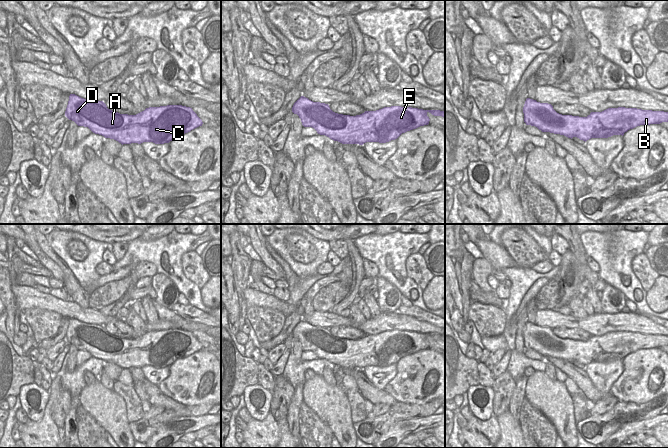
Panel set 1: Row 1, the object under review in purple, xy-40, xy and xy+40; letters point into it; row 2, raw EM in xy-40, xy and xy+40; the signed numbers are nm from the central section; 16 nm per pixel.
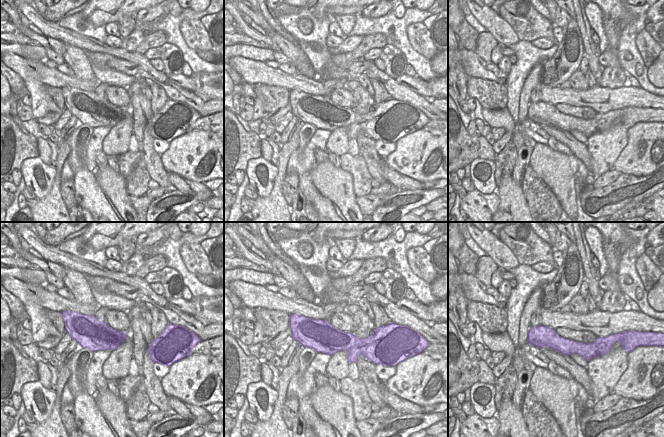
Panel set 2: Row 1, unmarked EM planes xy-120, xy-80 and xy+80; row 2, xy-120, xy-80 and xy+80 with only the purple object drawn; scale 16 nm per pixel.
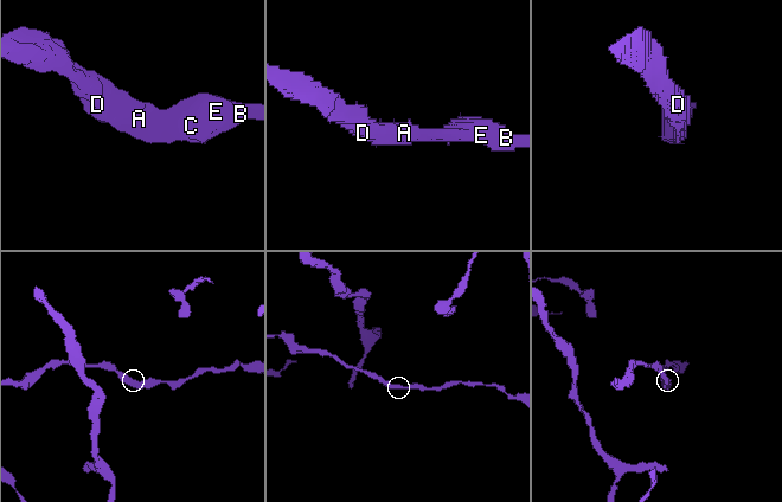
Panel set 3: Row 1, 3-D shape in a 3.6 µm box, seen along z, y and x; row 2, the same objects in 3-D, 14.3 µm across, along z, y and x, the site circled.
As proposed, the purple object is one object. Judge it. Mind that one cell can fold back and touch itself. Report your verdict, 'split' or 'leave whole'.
leave whole

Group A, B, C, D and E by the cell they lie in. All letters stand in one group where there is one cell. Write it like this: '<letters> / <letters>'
A B C D E

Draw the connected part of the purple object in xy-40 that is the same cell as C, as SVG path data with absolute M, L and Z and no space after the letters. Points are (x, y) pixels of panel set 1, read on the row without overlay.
M75 318L69 320L65 340L78 350L88 351L93 357L114 363L122 369L143 366L169 367L177 359L188 357L203 348L192 332L182 329L149 331L136 339L128 339L108 333L103 325L88 324Z

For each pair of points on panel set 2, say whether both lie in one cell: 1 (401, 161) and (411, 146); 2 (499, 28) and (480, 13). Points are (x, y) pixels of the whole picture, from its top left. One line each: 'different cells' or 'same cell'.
1: same cell
2: same cell

